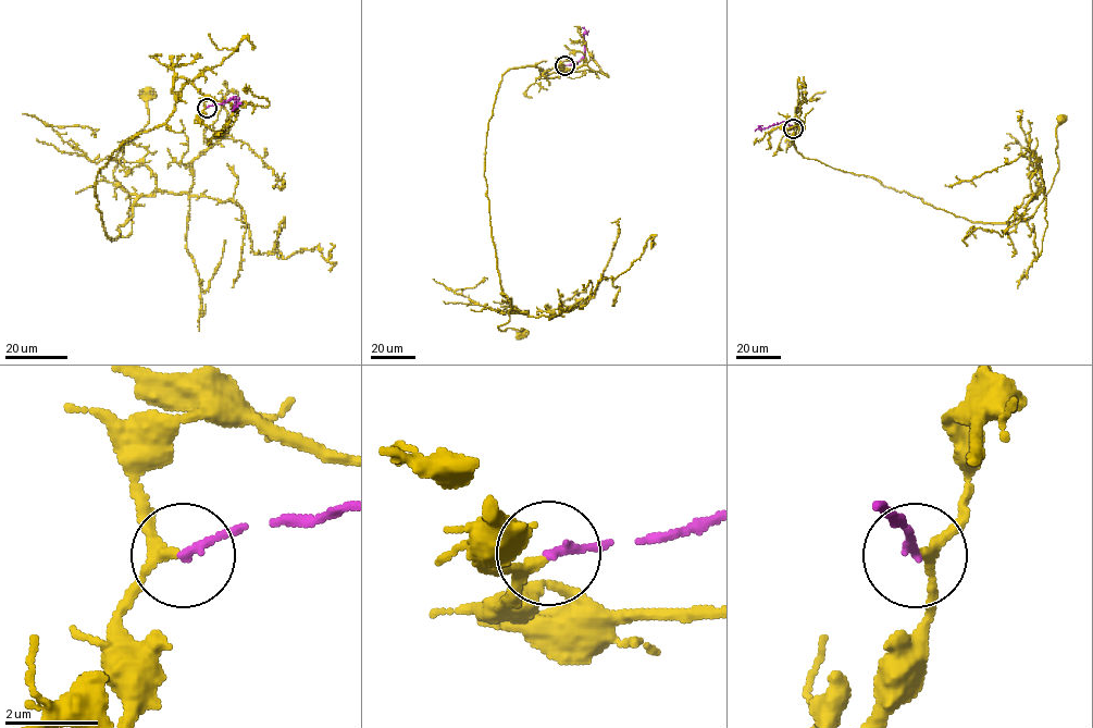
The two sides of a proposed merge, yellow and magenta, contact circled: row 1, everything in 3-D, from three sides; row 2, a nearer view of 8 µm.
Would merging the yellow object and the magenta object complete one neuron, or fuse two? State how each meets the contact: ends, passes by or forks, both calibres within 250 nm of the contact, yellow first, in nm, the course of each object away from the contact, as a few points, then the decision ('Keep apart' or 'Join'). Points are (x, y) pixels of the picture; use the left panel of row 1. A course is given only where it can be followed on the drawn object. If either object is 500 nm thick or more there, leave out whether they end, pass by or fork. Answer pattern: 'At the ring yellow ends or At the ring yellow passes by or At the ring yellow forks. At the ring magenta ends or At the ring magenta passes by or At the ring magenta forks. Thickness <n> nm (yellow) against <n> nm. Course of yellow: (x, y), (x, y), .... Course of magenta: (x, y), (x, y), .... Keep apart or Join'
At the ring yellow passes by. At the ring magenta ends. Thickness 200 nm (yellow) against 170 nm. Course of yellow: (207, 108), (176, 77), (164, 122), (100, 169), (112, 238), (132, 230), (113, 172), (148, 120), (148, 94). Course of magenta: (207, 108), (234, 97), (236, 108), (232, 110). Join

